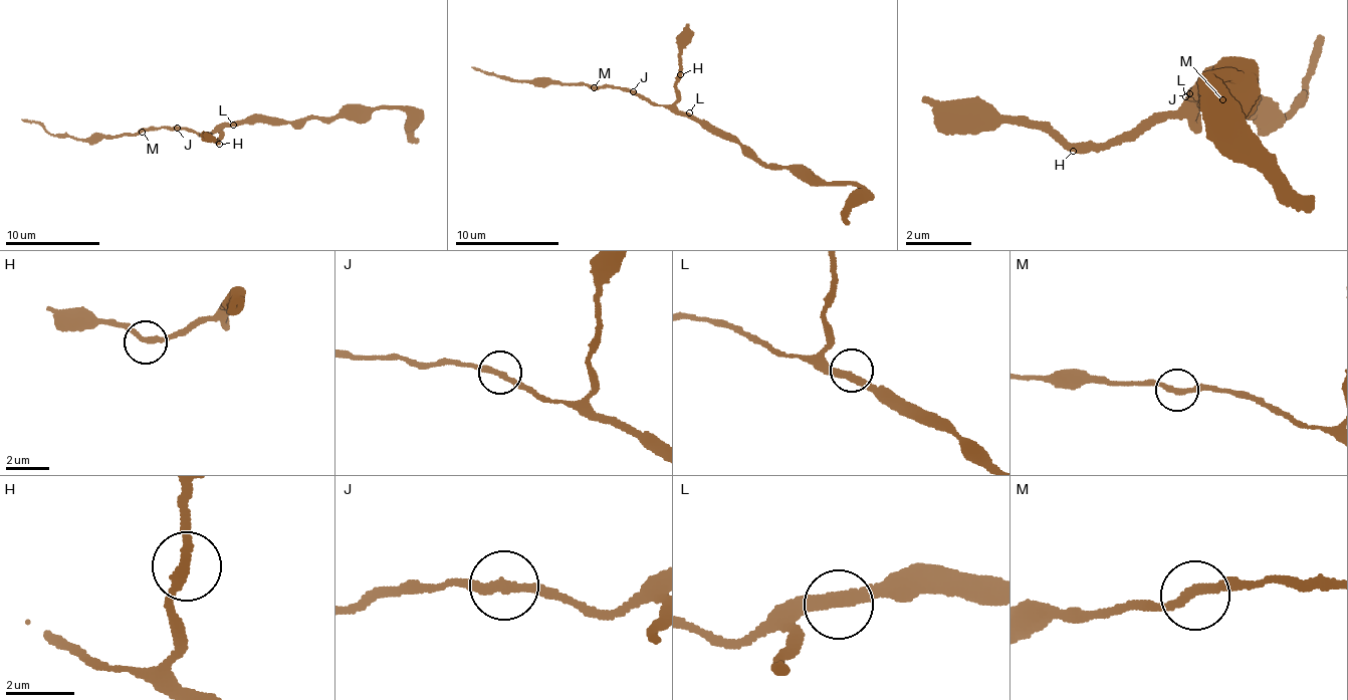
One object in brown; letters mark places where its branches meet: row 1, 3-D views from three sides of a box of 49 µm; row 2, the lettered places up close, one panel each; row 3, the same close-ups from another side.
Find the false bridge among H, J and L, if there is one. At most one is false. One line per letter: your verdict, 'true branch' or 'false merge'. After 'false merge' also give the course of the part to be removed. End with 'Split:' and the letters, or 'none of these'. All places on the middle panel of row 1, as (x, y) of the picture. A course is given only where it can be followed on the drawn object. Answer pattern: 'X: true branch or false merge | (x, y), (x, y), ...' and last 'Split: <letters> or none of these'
H: true branch
J: true branch
L: true branch
Split: none of these

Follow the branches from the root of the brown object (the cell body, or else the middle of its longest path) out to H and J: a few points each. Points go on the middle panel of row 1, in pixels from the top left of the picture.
H: (686, 114), (675, 107), (675, 87), (680, 74)
J: (686, 114), (677, 114), (661, 104), (651, 104), (639, 98), (632, 90)

